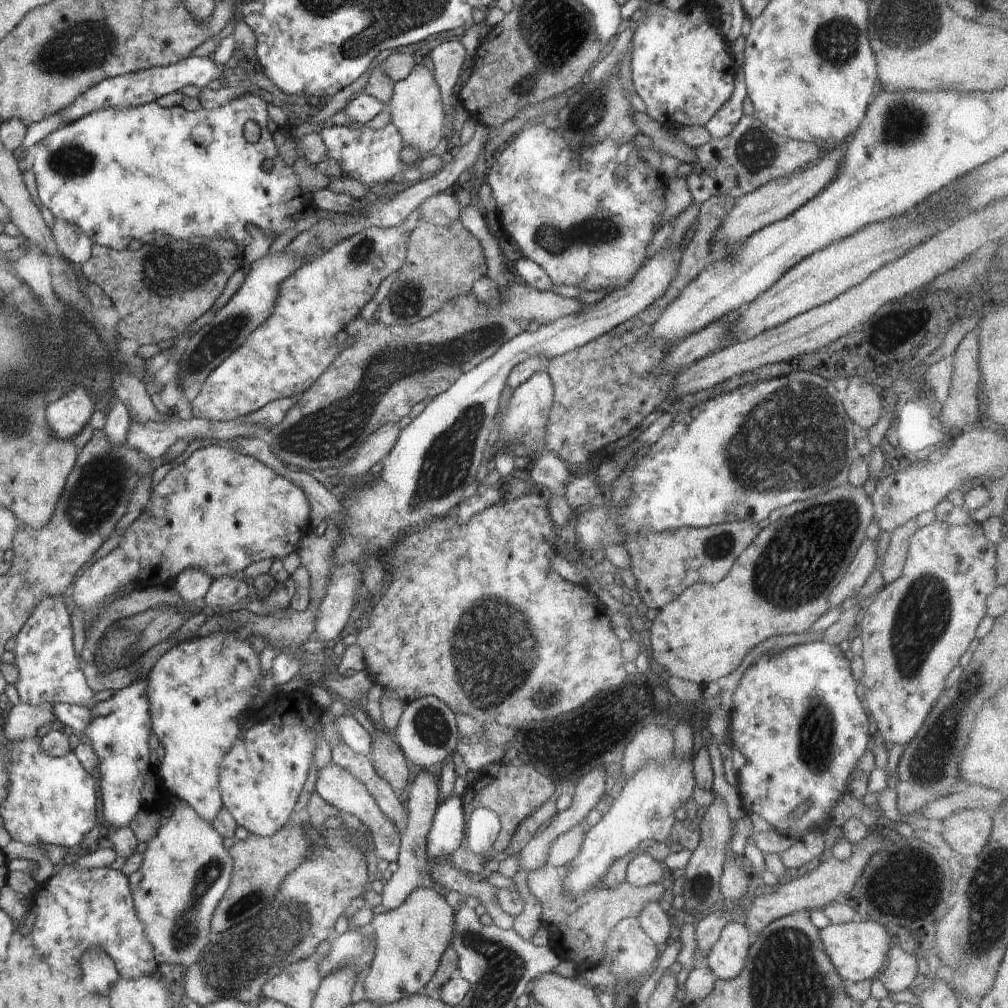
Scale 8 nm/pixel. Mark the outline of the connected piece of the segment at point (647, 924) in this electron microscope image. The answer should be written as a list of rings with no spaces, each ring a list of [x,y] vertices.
[[[658,901],[648,902],[638,920],[639,926],[655,946],[668,944],[671,941],[670,938],[675,931],[672,919],[667,916],[667,912],[661,908]]]

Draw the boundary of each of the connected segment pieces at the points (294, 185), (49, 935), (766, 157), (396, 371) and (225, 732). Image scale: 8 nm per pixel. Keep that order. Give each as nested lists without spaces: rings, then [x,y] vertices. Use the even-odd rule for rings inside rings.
[[[252,91],[238,96],[236,100],[214,109],[198,109],[195,112],[188,112],[179,105],[174,108],[162,108],[156,102],[150,102],[138,107],[102,108],[86,114],[83,118],[76,121],[67,122],[60,129],[48,134],[43,141],[39,141],[34,148],[34,162],[32,170],[38,186],[38,198],[54,215],[54,219],[63,222],[70,222],[78,226],[81,232],[91,241],[92,245],[101,245],[116,251],[127,249],[131,240],[138,240],[144,244],[149,244],[160,238],[160,236],[172,236],[172,238],[190,238],[190,236],[231,239],[236,244],[250,245],[252,242],[252,229],[259,229],[273,233],[277,236],[294,226],[295,222],[310,212],[316,212],[317,208],[312,202],[311,195],[303,195],[299,189],[299,176],[296,176],[292,167],[285,166],[284,162],[277,153],[273,136],[268,131],[267,103],[260,96]],[[253,120],[260,127],[260,140],[256,144],[246,142],[243,136],[243,129],[246,122]]]
[[[74,859],[57,866],[48,880],[39,881],[30,898],[30,908],[25,915],[34,913],[36,922],[30,932],[34,954],[54,966],[54,970],[68,972],[78,964],[82,954],[98,948],[113,960],[117,974],[122,979],[136,979],[159,972],[153,947],[145,934],[145,922],[138,916],[133,902],[129,879],[112,868],[77,868]]]
[[[742,116],[734,130],[724,138],[709,139],[700,148],[694,148],[695,160],[690,162],[692,172],[686,177],[693,203],[702,204],[712,196],[727,195],[738,198],[752,193],[764,184],[792,174],[809,162],[819,160],[819,148],[810,142],[780,137],[755,116]]]
[[[511,277],[501,284],[500,290],[501,300],[497,306],[482,305],[472,294],[460,295],[438,313],[412,325],[385,326],[375,319],[367,322],[360,314],[348,322],[344,331],[356,342],[350,347],[341,348],[333,365],[301,394],[284,421],[269,429],[272,444],[276,447],[273,451],[275,456],[282,463],[292,464],[293,468],[333,470],[334,467],[343,466],[355,457],[361,444],[379,427],[394,425],[408,416],[412,407],[425,398],[434,399],[449,390],[462,374],[491,358],[501,345],[525,331],[531,321],[552,325],[556,320],[578,313],[586,306],[576,297],[563,298],[551,290],[540,291],[515,284]]]
[[[223,631],[211,636],[194,636],[180,642],[163,653],[144,679],[147,683],[146,695],[149,703],[149,720],[153,740],[159,741],[164,747],[164,758],[156,769],[163,784],[178,801],[187,803],[210,824],[216,819],[223,808],[221,793],[218,789],[219,765],[223,755],[230,750],[241,734],[238,727],[242,714],[246,712],[258,694],[262,678],[259,654],[250,646],[248,640],[235,638],[235,633],[226,635]]]

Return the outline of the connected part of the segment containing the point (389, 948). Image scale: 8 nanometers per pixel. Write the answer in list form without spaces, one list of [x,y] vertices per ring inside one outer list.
[[[432,888],[415,889],[401,906],[390,909],[385,914],[375,915],[370,927],[375,933],[377,946],[369,967],[370,972],[364,978],[364,999],[376,1007],[384,1007],[423,991],[440,967],[443,953],[452,944],[454,918],[452,907],[447,904],[444,896]]]

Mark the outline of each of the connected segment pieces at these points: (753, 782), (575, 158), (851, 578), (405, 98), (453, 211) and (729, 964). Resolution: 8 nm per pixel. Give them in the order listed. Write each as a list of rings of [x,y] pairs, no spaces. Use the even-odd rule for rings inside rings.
[[[820,640],[784,650],[784,652],[773,656],[762,656],[741,676],[738,688],[736,688],[733,695],[733,710],[730,712],[729,720],[732,747],[739,750],[746,758],[746,765],[738,770],[740,774],[737,777],[741,806],[746,813],[757,814],[770,823],[774,828],[776,836],[787,836],[797,839],[803,833],[819,831],[824,824],[828,825],[832,808],[847,793],[850,776],[856,770],[858,760],[866,752],[866,746],[868,746],[868,741],[871,739],[871,736],[868,734],[868,730],[870,730],[868,716],[856,695],[856,685],[857,682],[854,680],[852,669],[850,668],[850,655],[843,653],[838,644],[827,644]],[[801,804],[806,804],[808,810],[800,818],[792,818],[792,812]]]
[[[544,123],[533,124],[520,132],[505,148],[496,155],[491,157],[490,172],[484,177],[485,183],[491,189],[492,197],[496,204],[496,211],[500,218],[500,224],[504,235],[512,238],[516,245],[521,249],[523,257],[536,262],[551,279],[551,281],[566,286],[573,287],[575,293],[582,291],[605,291],[614,290],[616,287],[625,286],[633,276],[641,270],[641,268],[649,260],[645,257],[646,248],[653,240],[658,230],[658,224],[664,211],[665,200],[663,191],[665,189],[665,181],[659,178],[659,174],[648,168],[638,155],[638,149],[635,149],[634,141],[630,143],[612,143],[605,141],[592,147],[584,147],[580,152],[572,151],[570,146],[566,145],[562,136],[558,136],[555,130],[550,130]]]
[[[865,539],[860,544],[840,584],[828,596],[827,604],[830,604],[831,608],[841,606],[852,596],[856,596],[864,586],[868,576],[875,570],[877,544],[878,542],[871,539]]]
[[[415,65],[403,80],[394,82],[393,96],[389,104],[391,123],[398,128],[404,145],[420,150],[422,157],[429,155],[430,148],[434,148],[442,138],[442,128],[446,120],[433,72],[426,66]]]
[[[440,192],[420,204],[419,208],[421,220],[425,220],[429,224],[448,227],[459,220],[462,207],[455,195]]]
[[[738,922],[727,923],[705,964],[718,979],[730,981],[745,968],[749,949],[747,928]]]

